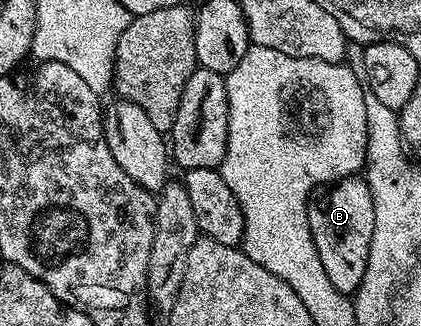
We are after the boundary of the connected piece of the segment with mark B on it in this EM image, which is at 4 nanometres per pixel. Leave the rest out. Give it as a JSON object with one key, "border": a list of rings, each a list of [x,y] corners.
{"border":[[[361,175],[350,176],[337,184],[319,191],[308,204],[308,226],[316,242],[320,262],[331,270],[368,266],[369,250],[372,246],[372,230],[376,222],[374,199],[370,188]]]}

